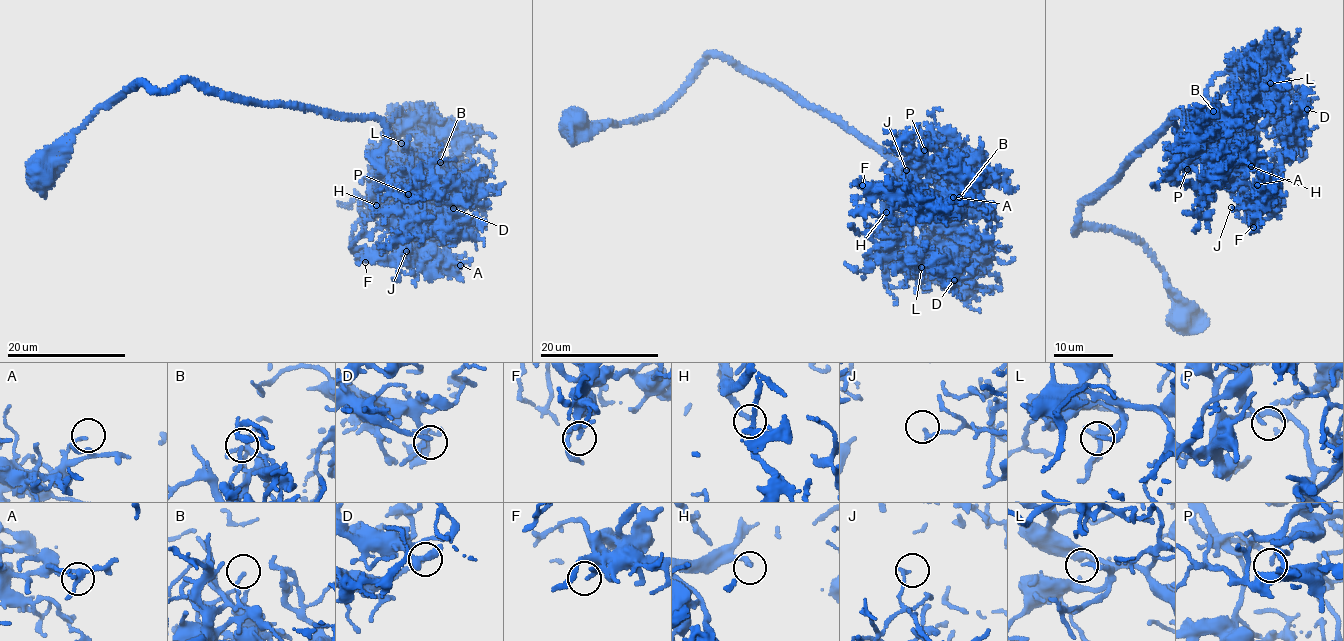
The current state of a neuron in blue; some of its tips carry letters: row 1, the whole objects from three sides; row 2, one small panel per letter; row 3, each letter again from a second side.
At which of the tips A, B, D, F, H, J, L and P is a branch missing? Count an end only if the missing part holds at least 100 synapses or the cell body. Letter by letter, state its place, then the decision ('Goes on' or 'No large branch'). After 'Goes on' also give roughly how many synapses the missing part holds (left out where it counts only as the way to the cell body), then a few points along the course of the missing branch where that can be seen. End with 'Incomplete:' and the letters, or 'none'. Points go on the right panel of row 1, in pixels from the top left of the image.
A: Place: (1257, 185). No large branch
B: Place: (1213, 111). No large branch
D: Place: (1307, 109). No large branch
F: Place: (1253, 227). No large branch
H: Place: (1251, 166). Goes on. Roughly 400 synapses. Course of what is missing: (1251, 166), (1259, 155), (1266, 135), (1260, 120), (1266, 107), (1273, 104)
J: Place: (1231, 207). No large branch
L: Place: (1270, 83). No large branch
P: Place: (1187, 169). No large branch
Incomplete: H

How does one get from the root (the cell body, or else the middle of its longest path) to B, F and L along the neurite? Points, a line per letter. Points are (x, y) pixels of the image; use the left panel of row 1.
B: (42, 177), (99, 108), (140, 83), (191, 81), (380, 121), (383, 174), (406, 189), (440, 162)
F: (42, 177), (99, 108), (138, 83), (154, 91), (191, 81), (370, 118), (385, 127), (388, 228), (365, 262)
L: (42, 177), (140, 83), (380, 121), (374, 195), (401, 143)

